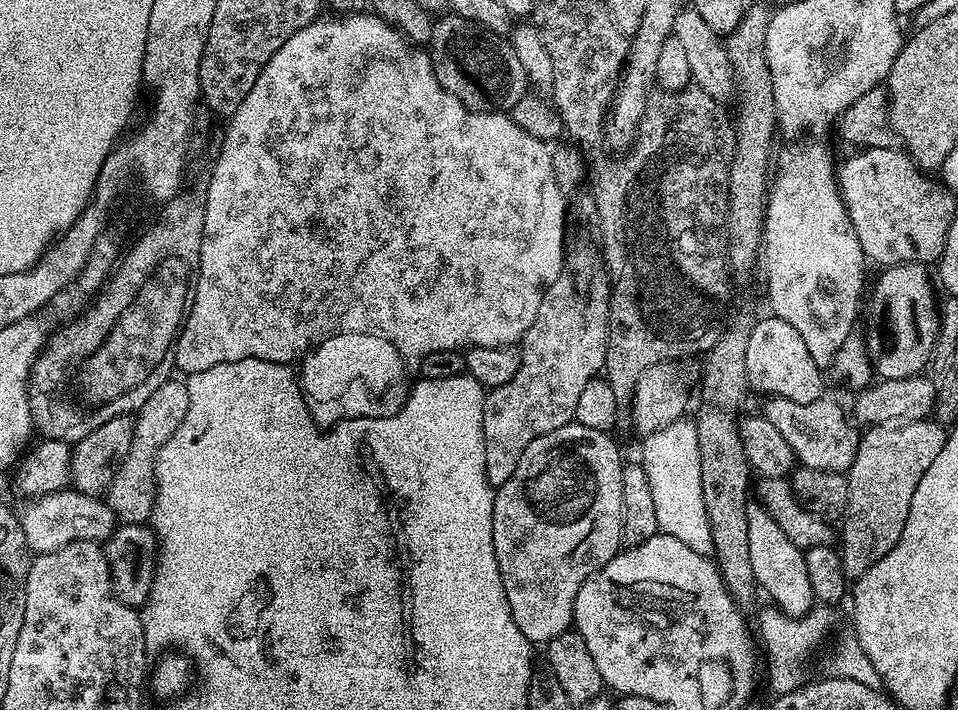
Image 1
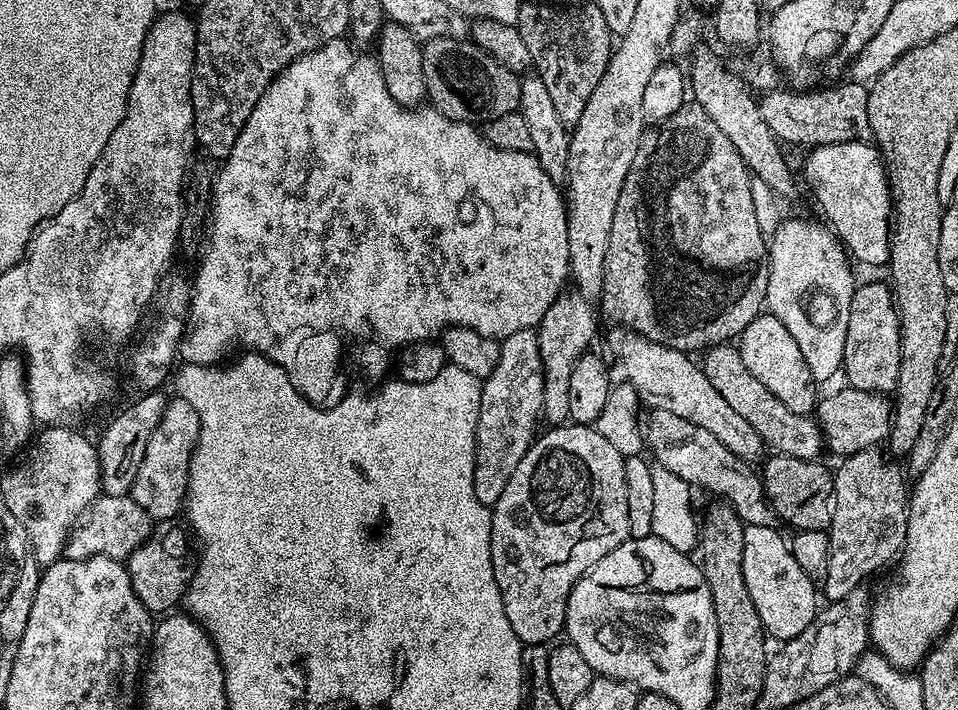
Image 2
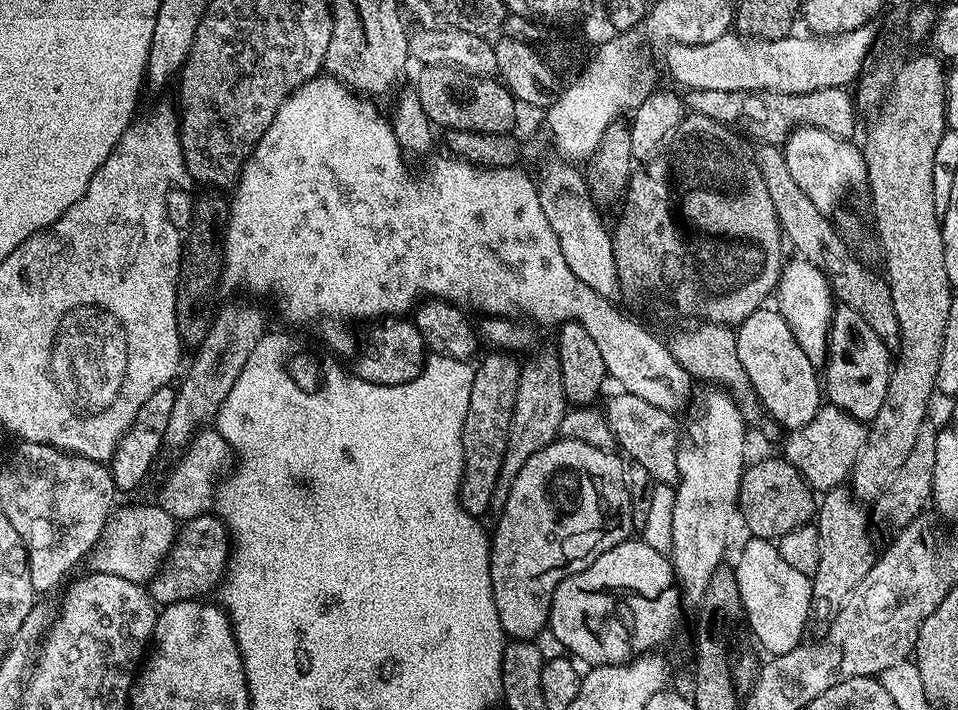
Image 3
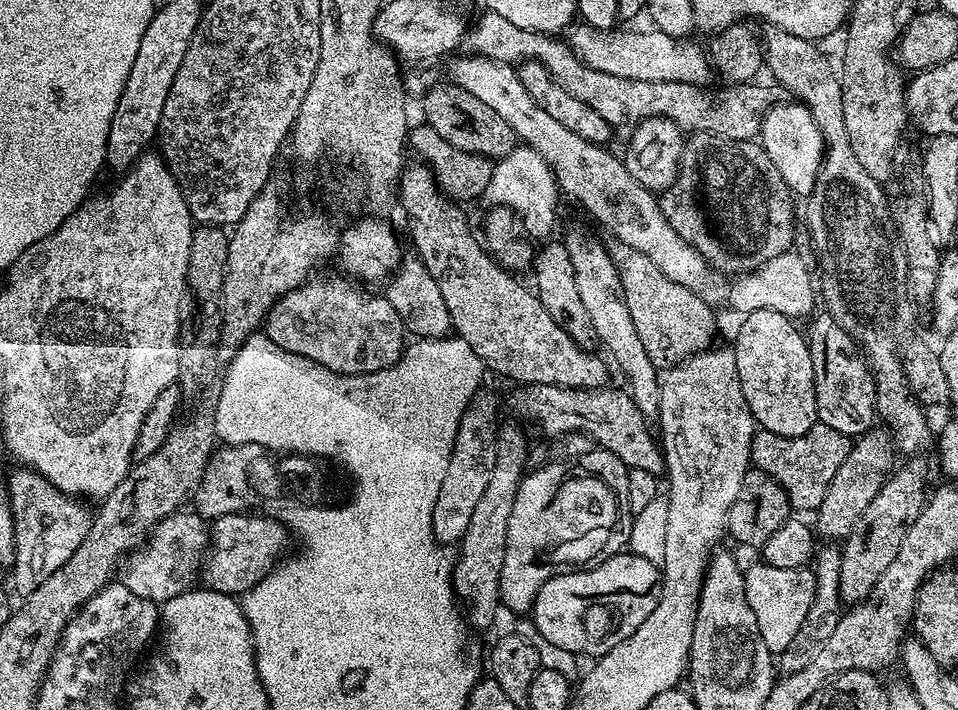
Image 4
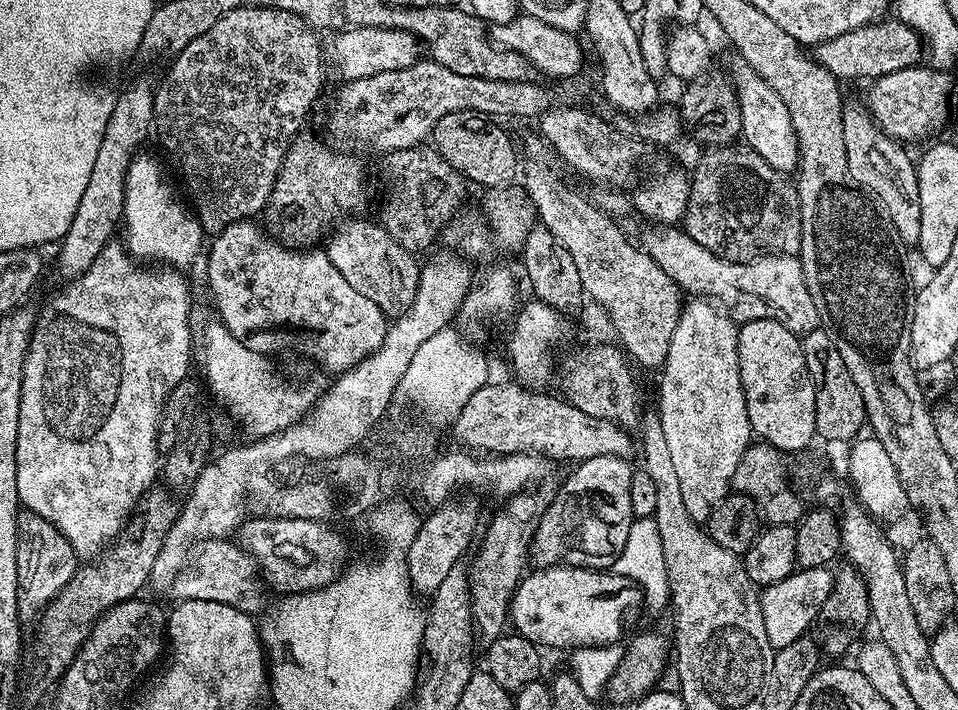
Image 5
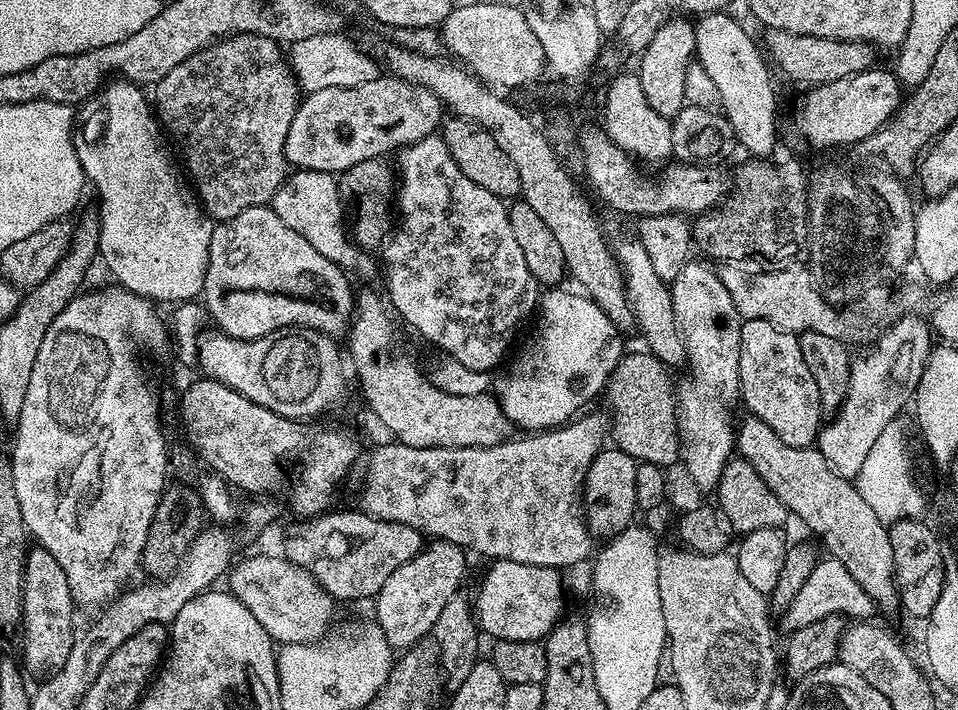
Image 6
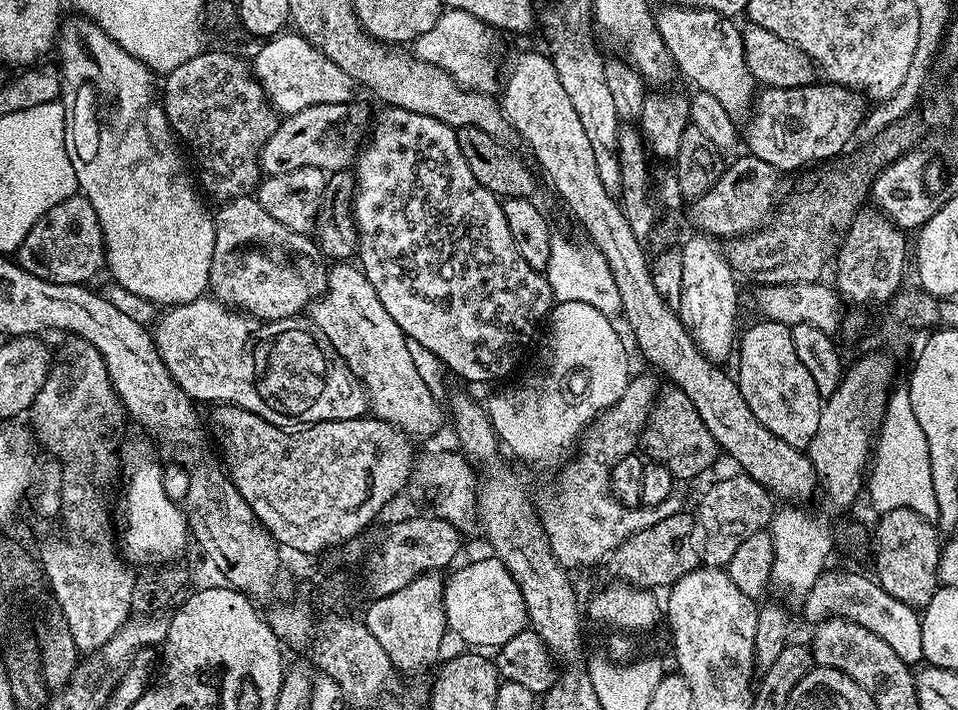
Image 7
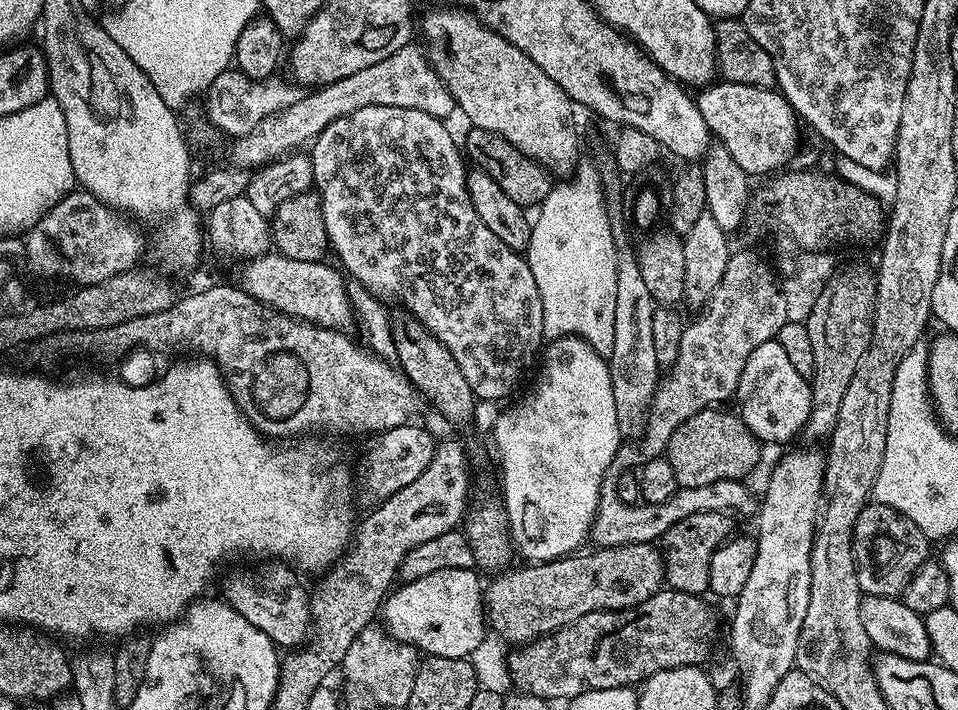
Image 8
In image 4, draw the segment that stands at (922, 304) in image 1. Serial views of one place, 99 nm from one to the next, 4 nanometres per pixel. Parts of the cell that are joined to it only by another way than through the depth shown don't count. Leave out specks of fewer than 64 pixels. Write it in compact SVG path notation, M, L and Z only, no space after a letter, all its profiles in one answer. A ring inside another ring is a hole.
M831 319L815 320L811 321L812 333L809 331L806 339L810 362L814 362L817 421L838 430L838 434L859 438L873 427L872 420L877 419L876 385L852 337Z

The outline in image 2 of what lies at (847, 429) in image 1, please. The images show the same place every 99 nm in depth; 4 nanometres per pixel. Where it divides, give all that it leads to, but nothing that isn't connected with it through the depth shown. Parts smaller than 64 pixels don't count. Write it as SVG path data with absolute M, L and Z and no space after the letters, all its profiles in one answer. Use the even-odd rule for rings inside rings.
M725 342L707 349L703 356L702 367L706 378L710 378L710 386L714 386L714 390L718 390L718 394L722 394L722 398L726 398L726 402L738 414L742 414L742 418L746 418L754 430L758 430L765 445L772 447L773 444L777 453L803 460L815 460L821 455L820 448L822 452L825 442L819 423L811 415L794 414L790 406L778 402L778 398L774 398L774 394L770 394L770 390L766 390L766 386L762 386L762 382L758 382L750 370L746 370L739 347Z

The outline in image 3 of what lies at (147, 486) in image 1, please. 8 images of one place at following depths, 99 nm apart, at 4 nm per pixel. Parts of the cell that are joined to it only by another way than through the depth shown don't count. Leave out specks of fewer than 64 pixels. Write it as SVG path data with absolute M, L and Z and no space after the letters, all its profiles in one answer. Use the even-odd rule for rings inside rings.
M205 426L197 432L188 447L179 453L180 461L168 472L160 488L158 503L177 521L193 520L205 515L216 500L216 489L224 467L228 464L230 449L222 434L215 427Z

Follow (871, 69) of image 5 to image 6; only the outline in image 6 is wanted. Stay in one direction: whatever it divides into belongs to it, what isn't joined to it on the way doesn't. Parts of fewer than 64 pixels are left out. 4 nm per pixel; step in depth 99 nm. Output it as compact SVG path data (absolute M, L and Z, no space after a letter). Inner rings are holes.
M769 28L763 33L762 48L775 71L797 80L803 86L815 86L826 82L838 82L838 78L850 78L864 72L877 63L877 49L863 40L831 40L806 34L794 34L781 28Z

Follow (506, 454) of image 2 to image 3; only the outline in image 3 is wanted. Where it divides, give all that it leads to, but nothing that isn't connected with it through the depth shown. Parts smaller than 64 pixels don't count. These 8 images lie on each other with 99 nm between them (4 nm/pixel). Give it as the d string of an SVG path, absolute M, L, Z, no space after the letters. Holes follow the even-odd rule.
M492 350L487 353L481 364L475 365L474 386L470 386L470 406L466 406L466 422L462 426L462 450L464 451L464 469L462 470L462 482L460 483L460 505L471 516L483 517L484 511L492 508L492 495L494 486L500 477L502 470L502 458L506 454L506 442L510 434L510 418L514 414L514 402L516 391L520 381L521 365L516 364L515 355Z

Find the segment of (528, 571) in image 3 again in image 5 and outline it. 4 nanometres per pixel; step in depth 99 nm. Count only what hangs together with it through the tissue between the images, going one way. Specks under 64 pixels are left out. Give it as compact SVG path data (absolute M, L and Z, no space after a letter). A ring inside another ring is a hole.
M599 456L581 460L564 481L559 481L557 497L550 503L537 532L532 536L530 560L536 568L569 564L571 568L611 569L618 554L622 554L622 546L626 546L626 538L630 534L630 526L634 519L630 506L630 482L634 468L628 463L623 456Z

